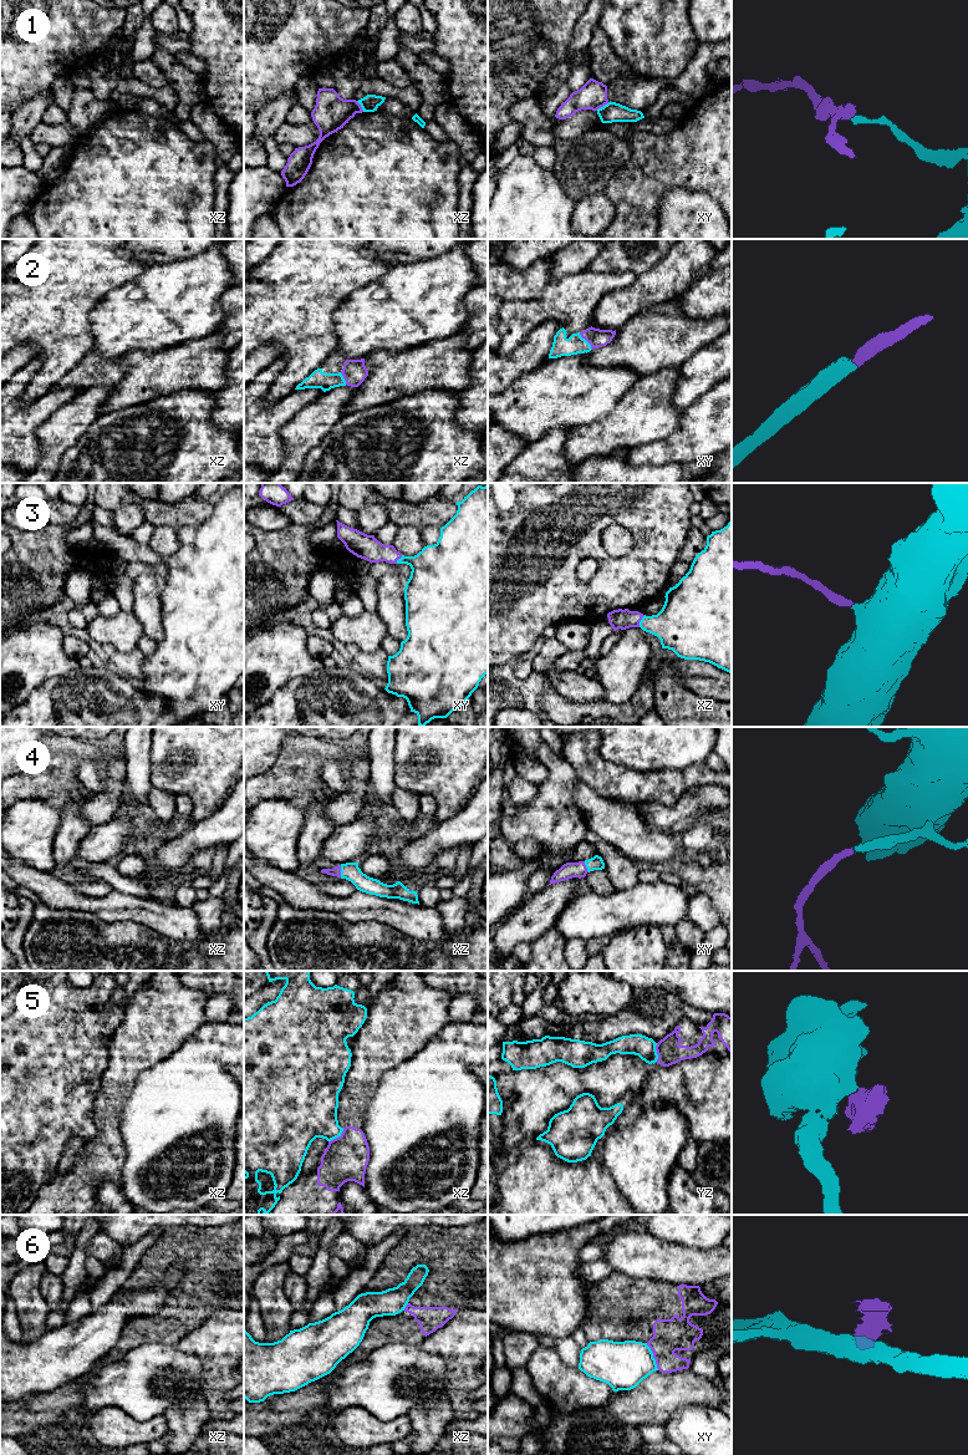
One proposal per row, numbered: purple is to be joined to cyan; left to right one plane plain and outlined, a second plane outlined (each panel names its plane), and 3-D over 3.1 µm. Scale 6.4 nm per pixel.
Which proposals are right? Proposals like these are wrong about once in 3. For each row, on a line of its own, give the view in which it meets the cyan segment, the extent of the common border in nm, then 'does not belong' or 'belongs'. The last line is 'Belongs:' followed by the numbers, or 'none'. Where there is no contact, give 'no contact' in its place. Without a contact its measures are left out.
1: contact in xy; length 100 nm; does not belong
2: contact in xy; length 140 nm; belongs
3: contact in xz; length 90 nm; belongs
4: contact in xz; length 80 nm; belongs
5: contact in xz; length 140 nm; does not belong
6: contact in xy; length 190 nm; does not belong
Belongs: 2, 3, 4

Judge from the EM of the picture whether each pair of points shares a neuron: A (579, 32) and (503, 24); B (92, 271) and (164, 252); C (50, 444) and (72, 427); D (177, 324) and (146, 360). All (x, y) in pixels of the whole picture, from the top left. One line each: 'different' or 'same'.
A: different
B: different
C: same
D: different

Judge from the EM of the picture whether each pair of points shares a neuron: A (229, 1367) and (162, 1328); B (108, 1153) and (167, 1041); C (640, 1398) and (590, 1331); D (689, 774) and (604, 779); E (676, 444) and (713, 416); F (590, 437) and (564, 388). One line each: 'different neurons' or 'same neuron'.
A: different neurons
B: same neuron
C: different neurons
D: same neuron
E: same neuron
F: different neurons

